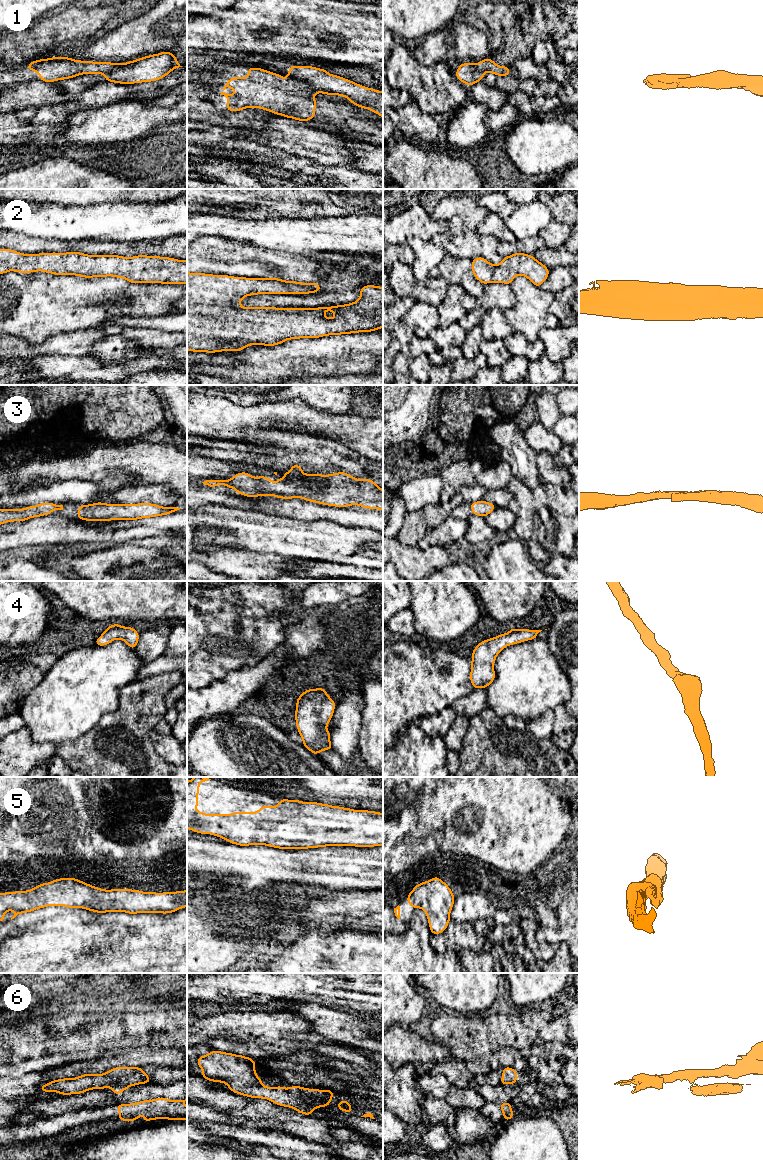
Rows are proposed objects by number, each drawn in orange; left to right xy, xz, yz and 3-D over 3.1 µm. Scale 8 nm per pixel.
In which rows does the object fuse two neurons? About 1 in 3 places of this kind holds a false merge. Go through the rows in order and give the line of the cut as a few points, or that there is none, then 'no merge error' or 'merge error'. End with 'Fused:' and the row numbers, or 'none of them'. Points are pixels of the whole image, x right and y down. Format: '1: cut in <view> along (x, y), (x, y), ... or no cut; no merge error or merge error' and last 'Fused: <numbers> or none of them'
1: cut in xz along (286, 78), (310, 88), (315, 93); merge error
2: no cut; no merge error
3: no cut; no merge error
4: no cut; no merge error
5: no cut; no merge error
6: cut in xy along (129, 1085), (115, 1085), (112, 1088); merge error
Fused: 1, 6

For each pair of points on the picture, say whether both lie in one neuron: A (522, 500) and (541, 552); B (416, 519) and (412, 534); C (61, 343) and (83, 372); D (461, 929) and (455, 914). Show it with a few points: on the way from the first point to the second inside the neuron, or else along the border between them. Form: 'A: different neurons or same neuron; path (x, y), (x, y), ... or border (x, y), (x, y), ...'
A: same neuron; path (531, 513), (532, 539)
B: same neuron; path (414, 523), (412, 530)
C: different neurons; border (89, 354), (81, 356), (46, 355)
D: different neurons; border (451, 919), (466, 921), (472, 924)

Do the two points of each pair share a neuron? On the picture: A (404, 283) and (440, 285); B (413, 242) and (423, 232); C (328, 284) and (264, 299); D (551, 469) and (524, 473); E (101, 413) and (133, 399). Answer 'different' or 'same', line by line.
A: same
B: different
C: same
D: different
E: same

